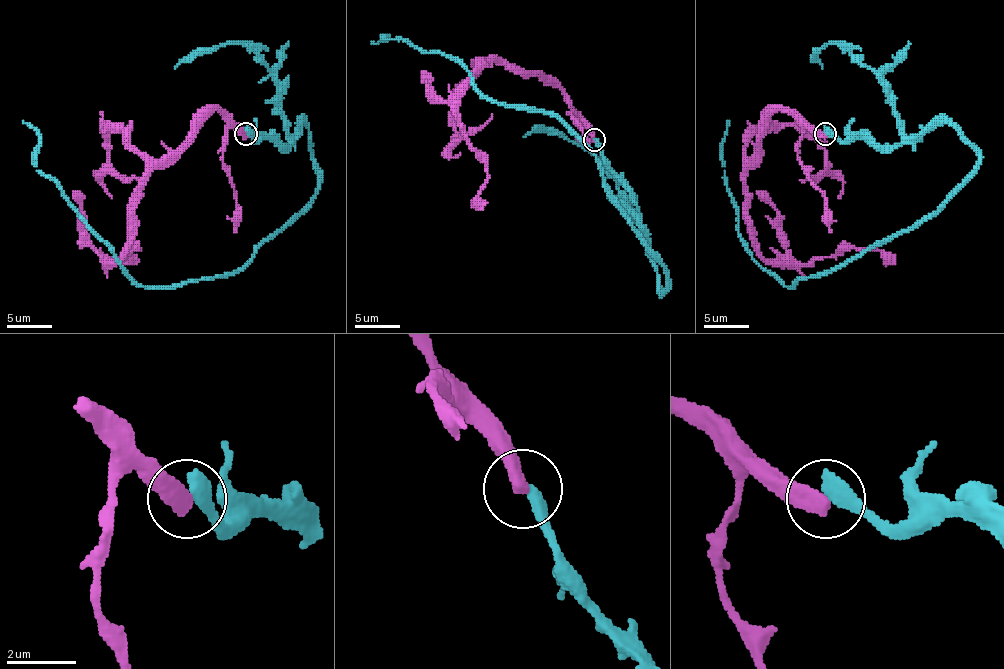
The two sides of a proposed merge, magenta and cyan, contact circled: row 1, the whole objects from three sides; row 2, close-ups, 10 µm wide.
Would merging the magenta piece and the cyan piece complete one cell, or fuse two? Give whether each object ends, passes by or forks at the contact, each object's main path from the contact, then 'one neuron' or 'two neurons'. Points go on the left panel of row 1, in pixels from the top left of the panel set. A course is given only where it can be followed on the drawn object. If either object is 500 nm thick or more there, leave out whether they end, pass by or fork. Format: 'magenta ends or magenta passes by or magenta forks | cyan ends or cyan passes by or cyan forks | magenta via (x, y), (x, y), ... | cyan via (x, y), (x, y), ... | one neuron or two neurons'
magenta ends | cyan ends | magenta via (245, 134), (220, 109), (150, 173), (134, 209), (129, 245), (109, 264), (138, 248), (129, 252), (134, 264) | cyan via (247, 132), (288, 146), (304, 123), (315, 198), (238, 270), (141, 286), (36, 171), (39, 134), (23, 121) | two neurons

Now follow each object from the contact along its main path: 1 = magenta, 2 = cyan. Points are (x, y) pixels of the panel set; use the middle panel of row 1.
1: (594, 139), (555, 82), (498, 59), (482, 62), (458, 107), (467, 143), (487, 173), (478, 198), (482, 209)
2: (596, 139), (637, 207), (662, 293), (664, 264), (600, 162), (555, 116), (489, 100), (444, 53), (371, 41)

